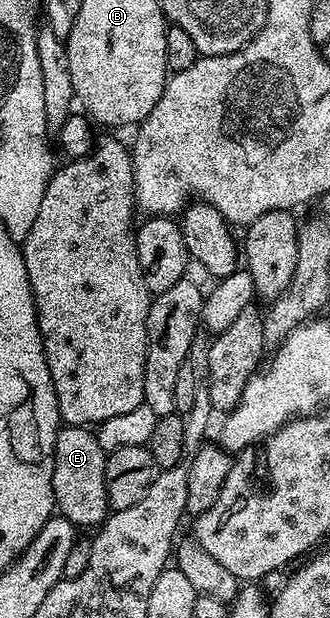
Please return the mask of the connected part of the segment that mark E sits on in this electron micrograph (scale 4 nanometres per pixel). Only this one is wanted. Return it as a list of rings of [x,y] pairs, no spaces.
[[[65,426],[58,431],[53,451],[52,496],[56,511],[78,528],[98,527],[110,512],[105,481],[103,446],[99,446],[96,431],[85,426]]]

